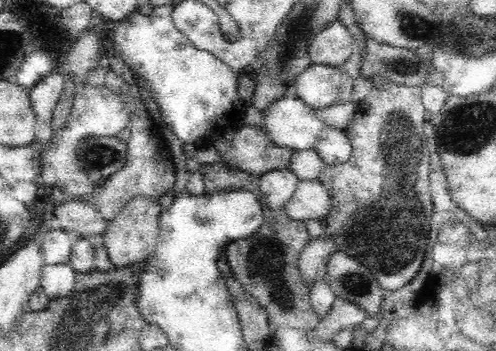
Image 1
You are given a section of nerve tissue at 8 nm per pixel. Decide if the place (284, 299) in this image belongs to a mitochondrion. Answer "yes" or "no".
yes

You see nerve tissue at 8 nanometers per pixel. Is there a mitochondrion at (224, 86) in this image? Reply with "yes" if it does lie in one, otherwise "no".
no

